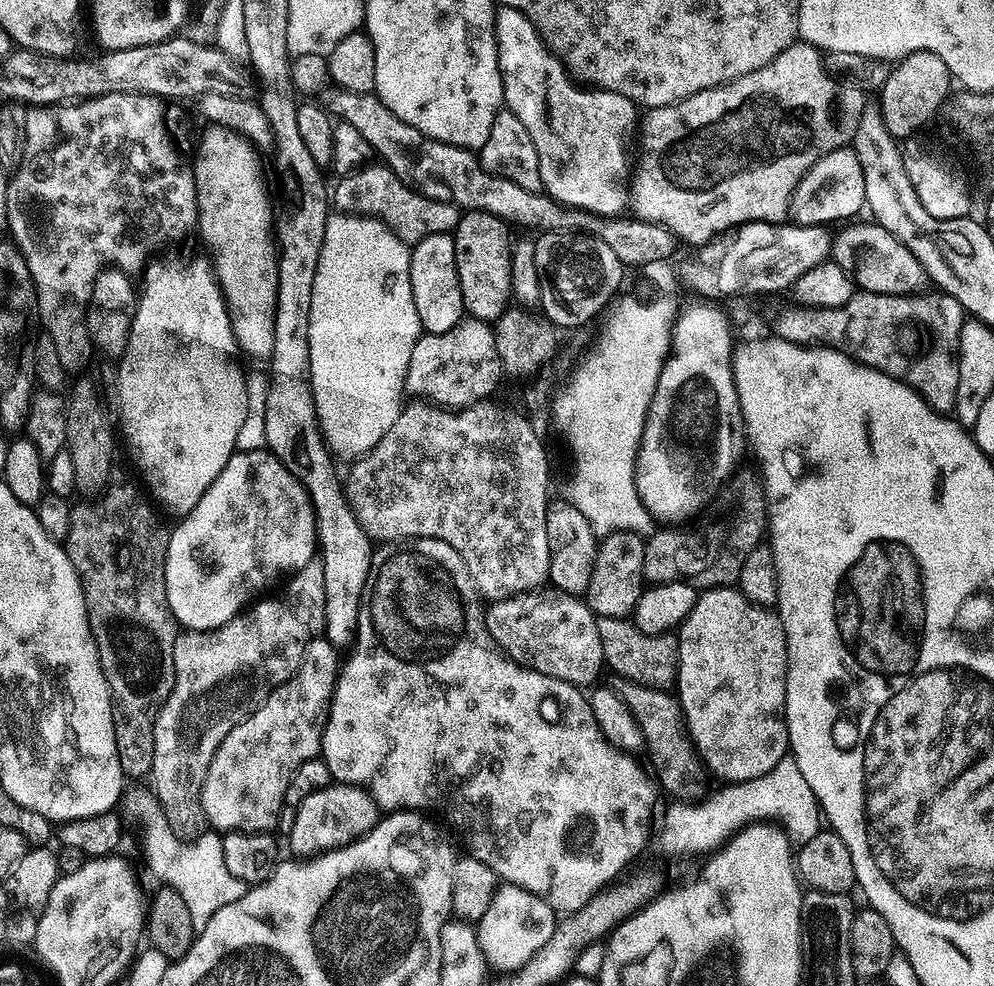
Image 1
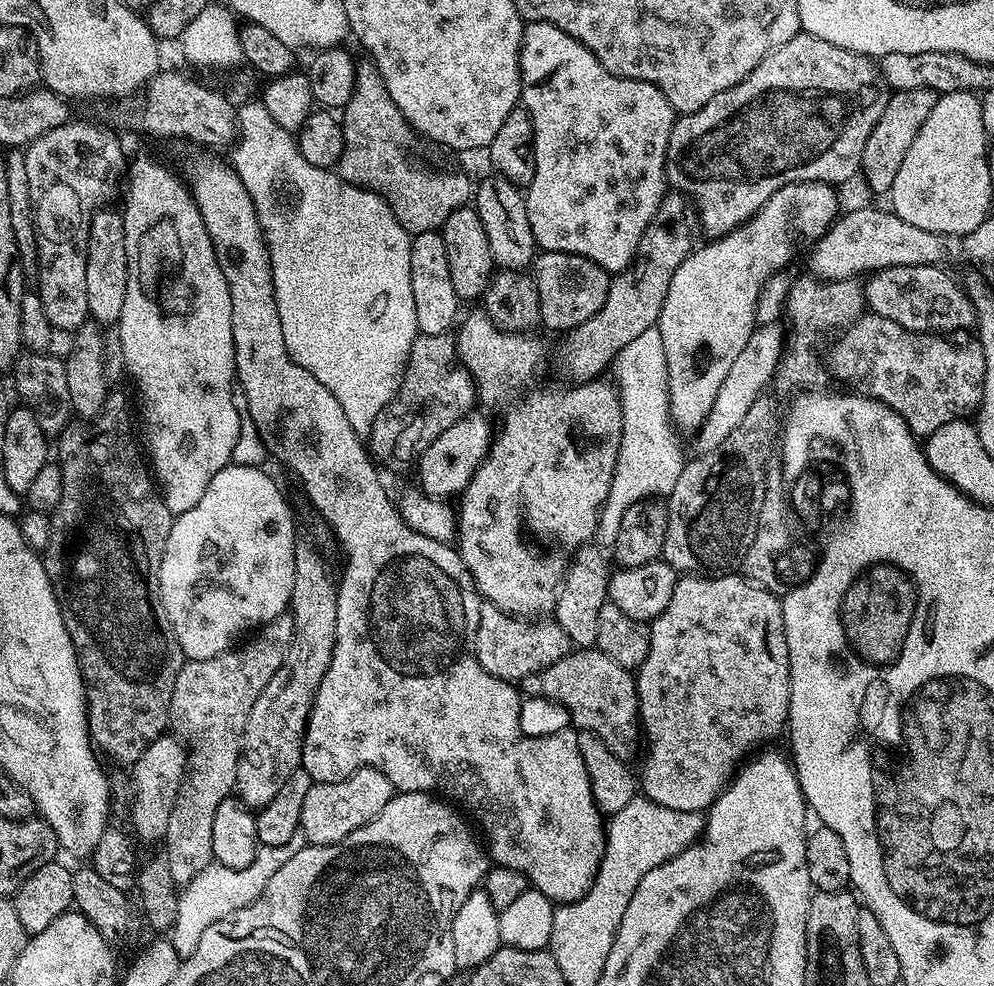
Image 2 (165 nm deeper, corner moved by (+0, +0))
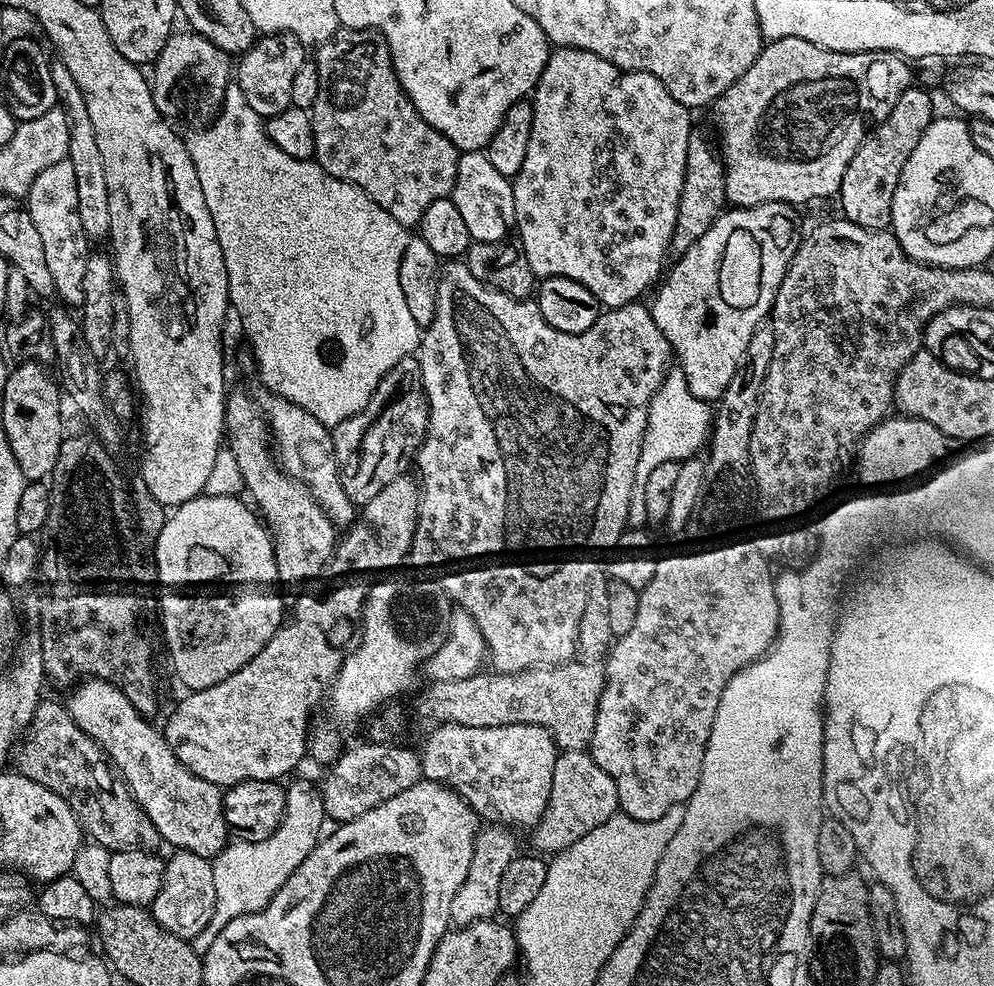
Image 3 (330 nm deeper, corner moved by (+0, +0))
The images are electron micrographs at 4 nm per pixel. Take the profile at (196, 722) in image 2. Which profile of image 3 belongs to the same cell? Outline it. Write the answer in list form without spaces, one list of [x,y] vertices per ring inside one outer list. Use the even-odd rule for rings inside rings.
[[[176,850],[171,854],[172,861],[169,859],[164,865],[164,881],[150,905],[150,911],[162,931],[190,942],[198,934],[202,934],[202,930],[206,930],[206,922],[210,922],[214,914],[214,870],[209,857],[183,850]]]

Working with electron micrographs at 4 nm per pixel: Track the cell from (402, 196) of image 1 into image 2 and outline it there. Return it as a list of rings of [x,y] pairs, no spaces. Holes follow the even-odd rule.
[[[361,59],[356,65],[356,81],[352,98],[344,105],[339,117],[344,149],[340,155],[338,175],[348,184],[357,184],[368,192],[381,196],[390,206],[394,218],[409,234],[434,232],[443,228],[454,210],[465,207],[473,199],[474,184],[460,172],[435,172],[419,168],[408,161],[406,153],[392,136],[409,135],[408,123],[394,106],[382,74],[378,74],[371,59]]]

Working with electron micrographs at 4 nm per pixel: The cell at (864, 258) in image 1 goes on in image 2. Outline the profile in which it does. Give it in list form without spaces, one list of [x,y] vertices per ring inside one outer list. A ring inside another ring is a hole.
[[[927,264],[926,266],[890,266],[879,269],[863,281],[864,297],[869,309],[882,318],[890,318],[890,322],[898,322],[898,326],[906,326],[911,332],[930,332],[933,334],[956,334],[964,332],[976,324],[976,311],[972,299],[968,296],[965,285],[959,284],[943,267]]]

